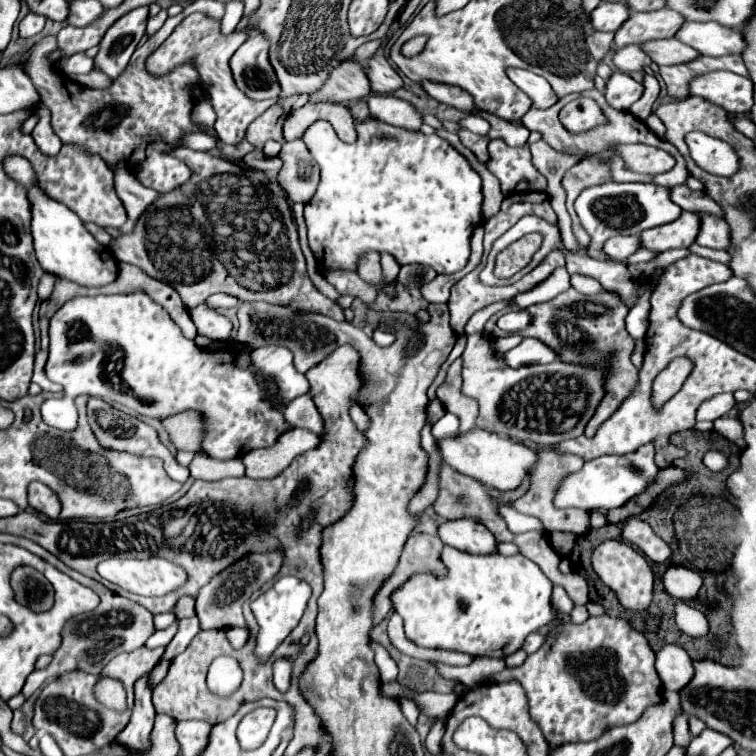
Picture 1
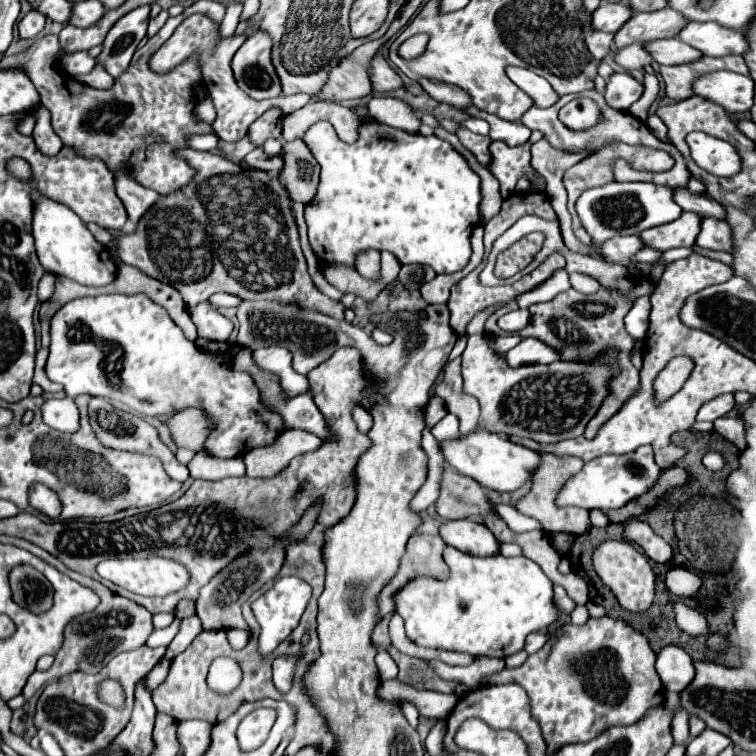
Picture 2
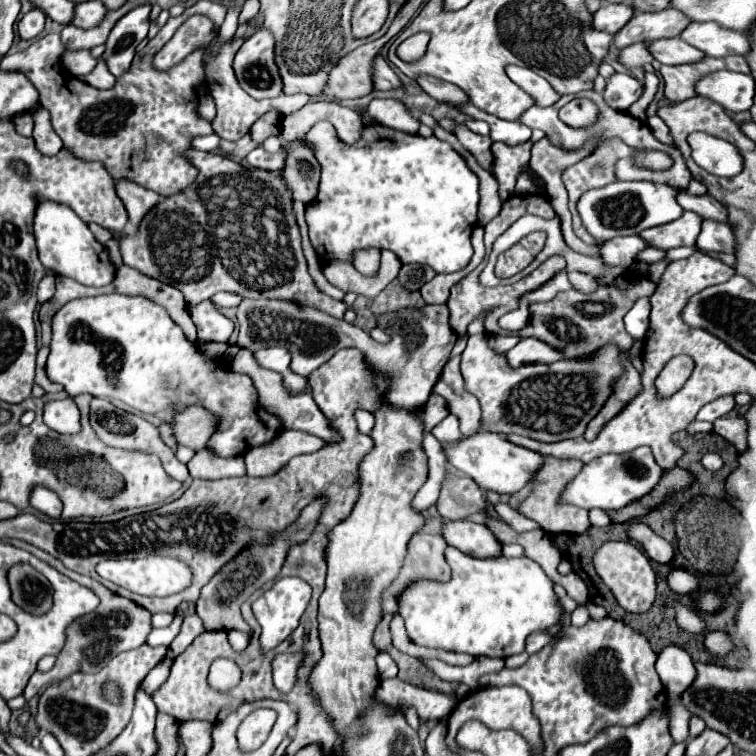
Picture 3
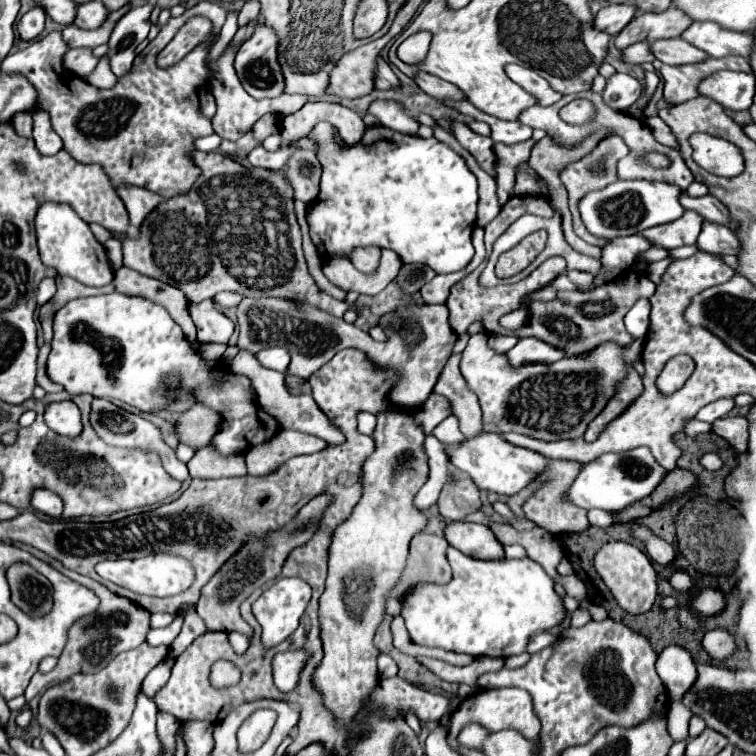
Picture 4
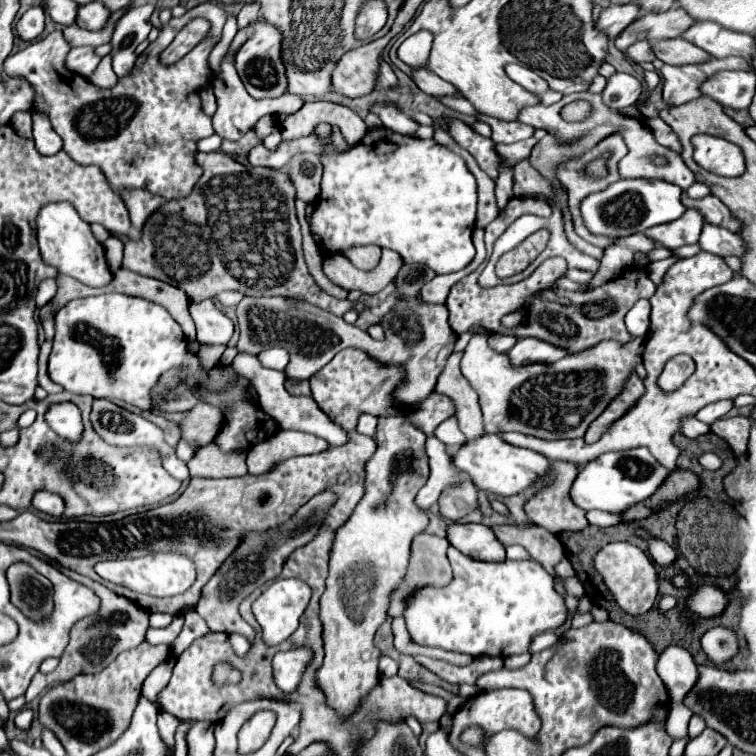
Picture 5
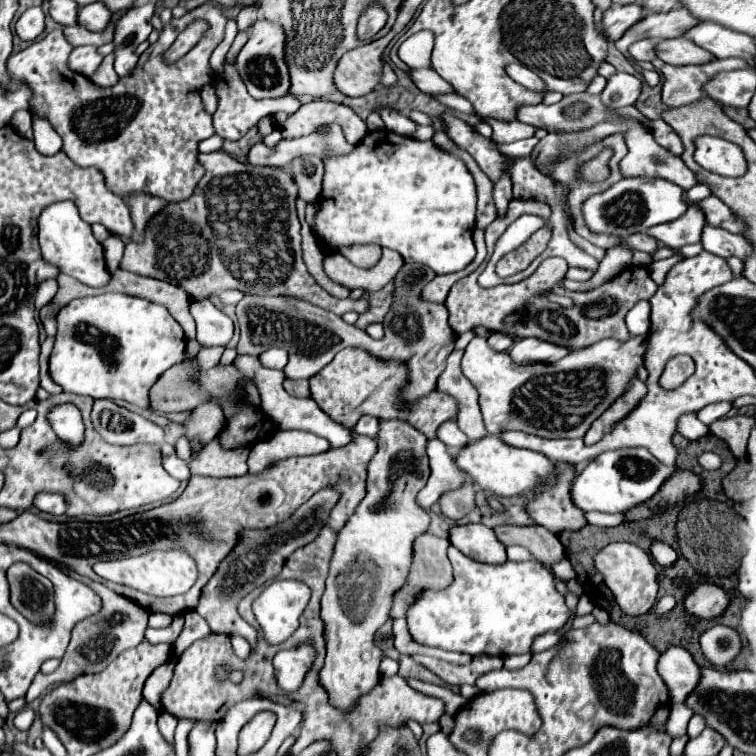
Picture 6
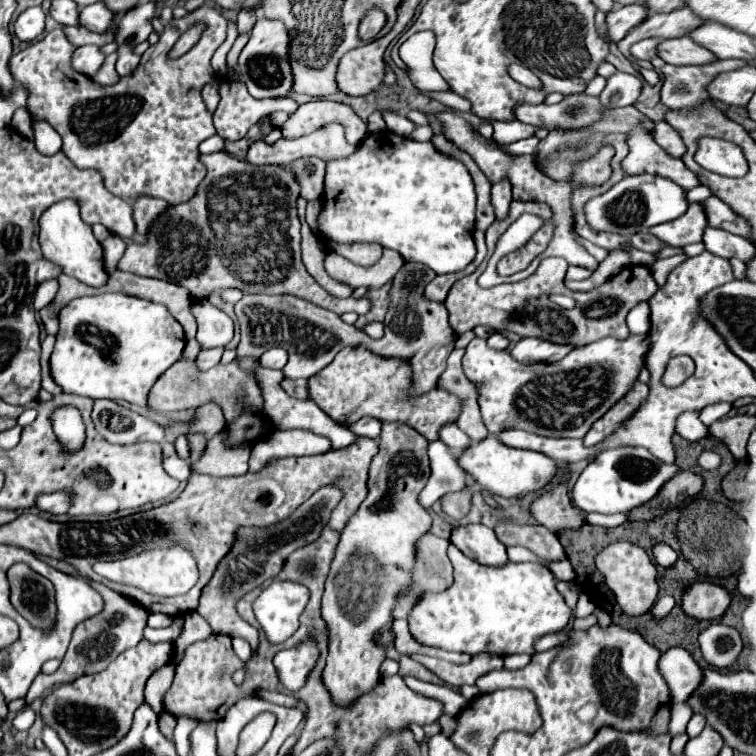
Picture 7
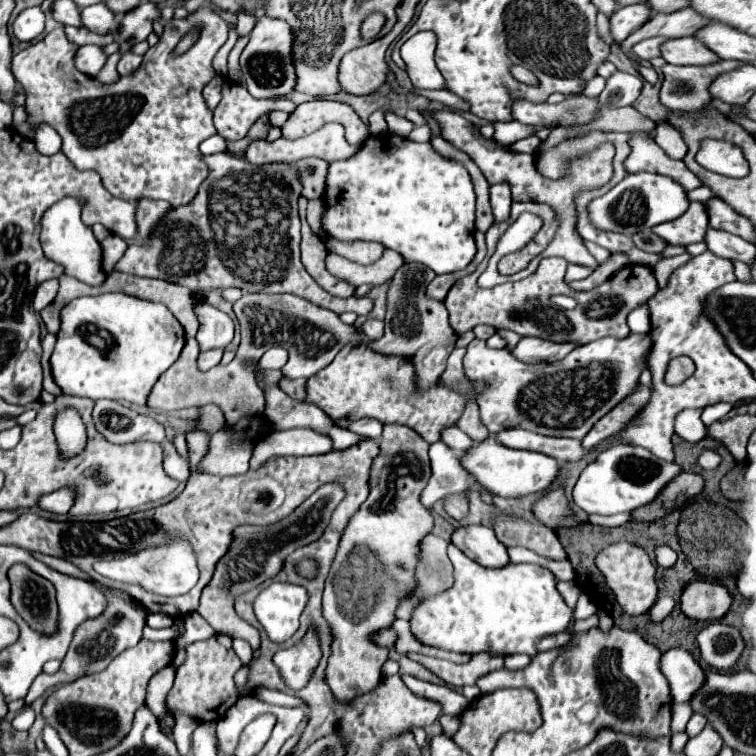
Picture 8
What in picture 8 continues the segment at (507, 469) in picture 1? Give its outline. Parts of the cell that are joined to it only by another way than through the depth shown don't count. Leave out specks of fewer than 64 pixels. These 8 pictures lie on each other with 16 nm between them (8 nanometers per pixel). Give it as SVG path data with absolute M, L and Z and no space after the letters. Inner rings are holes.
M492 436L474 444L468 452L464 452L464 456L460 458L460 464L466 472L470 472L476 478L480 488L488 490L490 494L516 496L516 498L546 490L554 482L554 478L560 470L560 464L556 460L552 460L544 454L536 454L536 452L506 448L504 444L496 442L496 438L492 438Z

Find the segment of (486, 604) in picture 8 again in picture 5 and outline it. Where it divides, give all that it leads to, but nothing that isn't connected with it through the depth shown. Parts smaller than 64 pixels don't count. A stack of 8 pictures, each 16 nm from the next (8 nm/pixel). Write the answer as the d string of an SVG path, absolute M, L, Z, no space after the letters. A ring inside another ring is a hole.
M454 546L448 548L448 560L454 570L454 578L448 586L420 586L414 594L408 596L404 608L406 628L416 644L436 646L452 652L464 652L470 656L498 656L506 658L512 654L522 654L528 650L532 636L558 628L568 610L564 598L554 590L554 578L544 572L544 568L534 560L504 560L504 562L482 562L470 556L464 556Z

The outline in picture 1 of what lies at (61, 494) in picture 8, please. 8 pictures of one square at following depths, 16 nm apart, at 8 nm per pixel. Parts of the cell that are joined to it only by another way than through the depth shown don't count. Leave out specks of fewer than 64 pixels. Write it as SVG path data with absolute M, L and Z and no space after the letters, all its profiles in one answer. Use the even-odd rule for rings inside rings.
M30 482L30 486L28 486L28 504L34 510L46 514L52 520L56 520L58 514L60 514L60 500L58 500L58 496L42 482Z

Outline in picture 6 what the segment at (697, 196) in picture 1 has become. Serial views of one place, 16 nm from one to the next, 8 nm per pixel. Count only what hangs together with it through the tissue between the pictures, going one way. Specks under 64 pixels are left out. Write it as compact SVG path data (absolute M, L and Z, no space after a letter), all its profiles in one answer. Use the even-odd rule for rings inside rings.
M708 196L708 198L698 200L698 202L694 202L694 204L704 212L708 224L712 224L712 226L722 226L722 228L726 228L726 230L730 230L730 232L734 232L734 234L744 232L744 222L742 222L740 218L736 218L736 216L730 212L730 208L728 208L722 200L718 200L716 196Z

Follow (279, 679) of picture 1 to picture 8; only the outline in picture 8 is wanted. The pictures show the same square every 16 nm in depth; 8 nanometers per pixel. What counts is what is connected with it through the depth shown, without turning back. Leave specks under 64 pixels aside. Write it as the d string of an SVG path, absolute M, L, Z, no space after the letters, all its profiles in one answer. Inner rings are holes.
M312 632L296 646L276 652L272 661L281 673L287 687L299 690L310 680L312 670L320 660L320 646Z

